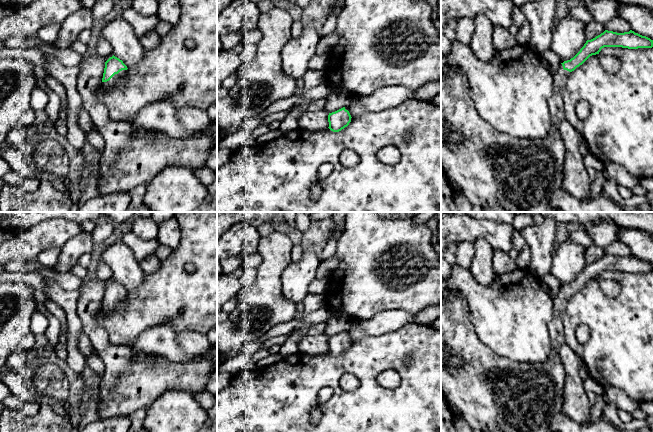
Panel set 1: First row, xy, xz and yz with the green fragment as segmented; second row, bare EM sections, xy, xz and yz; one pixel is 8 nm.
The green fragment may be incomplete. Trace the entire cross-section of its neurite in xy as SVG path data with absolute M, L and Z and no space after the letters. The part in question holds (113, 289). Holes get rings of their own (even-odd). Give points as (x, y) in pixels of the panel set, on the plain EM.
M114 279L110 281L105 286L105 292L102 302L103 313L110 314L116 307L122 303L127 297L127 290L122 284L115 281Z

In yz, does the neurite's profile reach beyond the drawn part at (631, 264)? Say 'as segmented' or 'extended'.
extended

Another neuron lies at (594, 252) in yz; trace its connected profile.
M593 244L586 250L586 263L591 264L605 255L604 249Z

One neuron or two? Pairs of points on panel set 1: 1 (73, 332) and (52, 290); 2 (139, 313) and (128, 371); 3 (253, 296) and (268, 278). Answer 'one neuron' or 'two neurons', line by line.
1: one neuron
2: two neurons
3: one neuron

